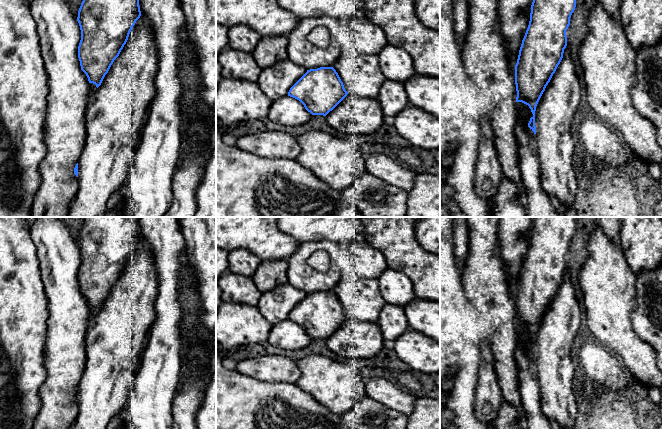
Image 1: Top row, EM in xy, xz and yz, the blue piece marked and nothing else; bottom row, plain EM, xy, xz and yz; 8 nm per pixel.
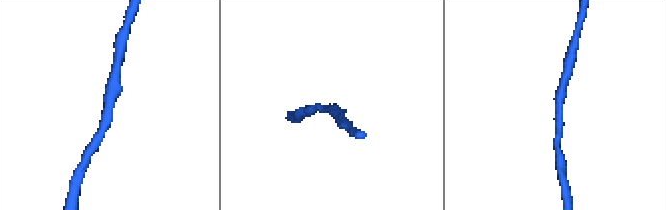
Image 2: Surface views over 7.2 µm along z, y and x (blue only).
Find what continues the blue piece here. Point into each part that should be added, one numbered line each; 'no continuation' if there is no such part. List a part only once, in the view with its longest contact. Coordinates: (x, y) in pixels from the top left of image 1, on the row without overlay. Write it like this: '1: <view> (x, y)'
no continuation

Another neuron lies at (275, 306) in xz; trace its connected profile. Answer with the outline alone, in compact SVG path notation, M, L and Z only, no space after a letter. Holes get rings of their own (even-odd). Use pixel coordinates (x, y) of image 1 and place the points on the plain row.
M290 284L262 293L257 308L272 325L288 319L290 312L307 296Z

